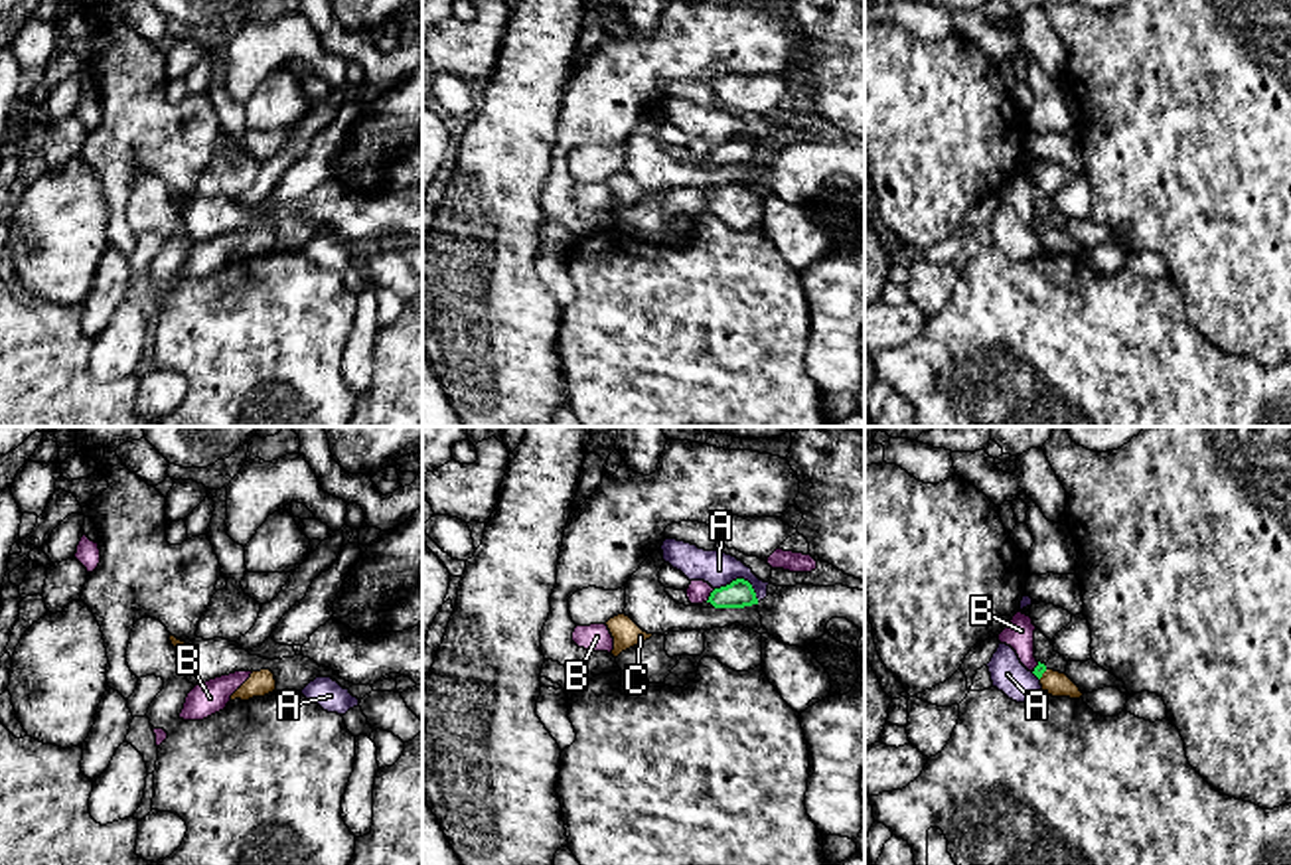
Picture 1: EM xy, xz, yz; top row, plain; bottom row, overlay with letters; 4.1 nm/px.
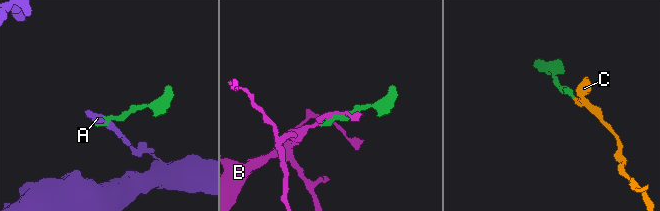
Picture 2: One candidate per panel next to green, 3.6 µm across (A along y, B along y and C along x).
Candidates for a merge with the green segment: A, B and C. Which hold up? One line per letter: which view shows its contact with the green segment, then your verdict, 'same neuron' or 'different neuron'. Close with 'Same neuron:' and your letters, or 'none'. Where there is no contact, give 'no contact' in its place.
A: meets green in xz; different neuron
B: meets green in xz; different neuron
C: meets green in yz; same neuron
Same neuron: C

